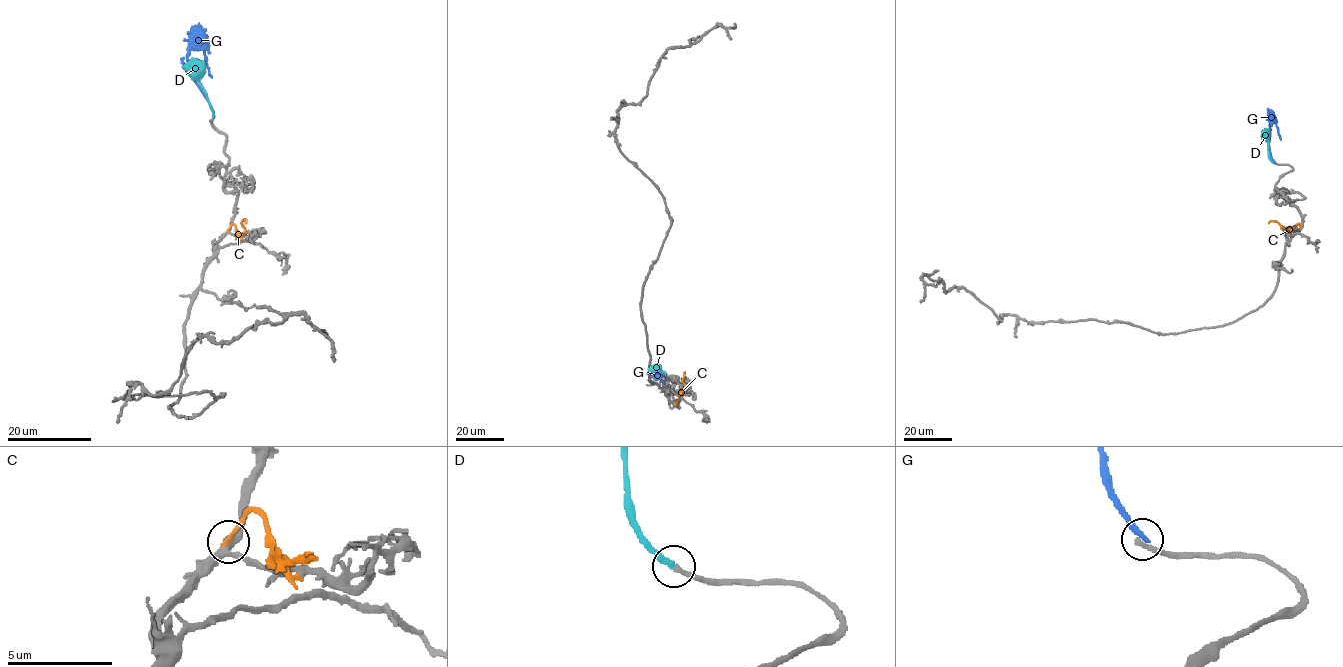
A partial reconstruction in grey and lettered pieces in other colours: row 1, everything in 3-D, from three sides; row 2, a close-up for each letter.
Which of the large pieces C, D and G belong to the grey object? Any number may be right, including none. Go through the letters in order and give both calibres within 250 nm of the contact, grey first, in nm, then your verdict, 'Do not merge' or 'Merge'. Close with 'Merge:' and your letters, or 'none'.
C: Thickness 440 nm (grey) against 260 nm. Do not merge
D: Thickness 240 nm (grey) against 280 nm. Merge
G: Thickness 280 nm (grey) against 280 nm. Do not merge
Merge: D

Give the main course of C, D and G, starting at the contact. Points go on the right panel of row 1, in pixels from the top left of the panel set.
C: (1300, 227), (1297, 224), (1286, 229), (1276, 221), (1268, 223)
D: (1273, 162), (1268, 153), (1268, 132), (1264, 128)
G: (1275, 162), (1269, 147), (1270, 123), (1276, 123), (1281, 140)

